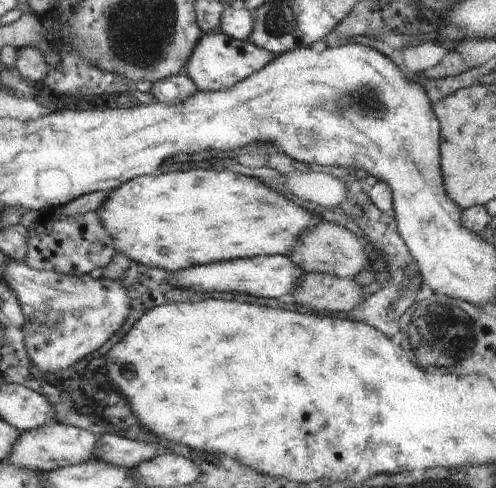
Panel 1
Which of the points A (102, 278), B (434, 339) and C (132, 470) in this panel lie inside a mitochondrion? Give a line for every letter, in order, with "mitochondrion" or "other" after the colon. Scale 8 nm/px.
A: other
B: mitochondrion
C: other

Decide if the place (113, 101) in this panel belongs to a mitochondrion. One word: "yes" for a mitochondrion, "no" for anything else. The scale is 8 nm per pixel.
no

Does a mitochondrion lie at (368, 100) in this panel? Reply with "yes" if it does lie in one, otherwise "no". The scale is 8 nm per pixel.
yes

